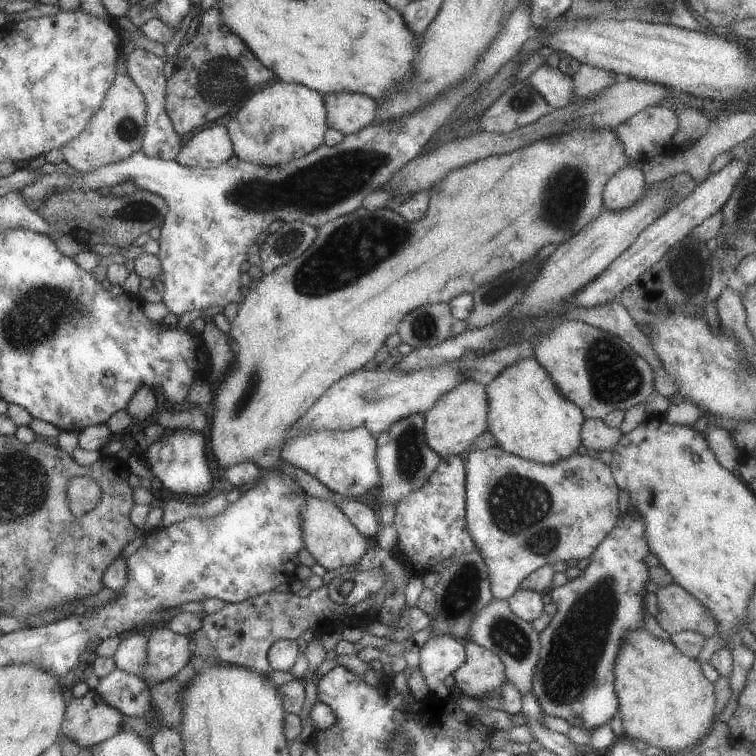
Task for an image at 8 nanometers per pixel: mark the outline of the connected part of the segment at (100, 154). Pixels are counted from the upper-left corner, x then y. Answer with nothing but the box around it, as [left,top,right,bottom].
[58,75,147,173]

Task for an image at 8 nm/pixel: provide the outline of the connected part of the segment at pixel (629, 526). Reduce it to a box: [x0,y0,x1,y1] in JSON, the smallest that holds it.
[531,506,650,731]

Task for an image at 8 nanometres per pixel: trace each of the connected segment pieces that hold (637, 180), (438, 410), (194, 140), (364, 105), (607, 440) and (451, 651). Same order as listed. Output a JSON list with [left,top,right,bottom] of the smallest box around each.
[[602,165,644,210],[422,380,488,458],[173,125,231,169],[321,92,374,135],[580,419,622,455],[417,635,463,701]]

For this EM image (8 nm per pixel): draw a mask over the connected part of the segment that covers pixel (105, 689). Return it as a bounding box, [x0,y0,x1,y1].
[94,668,152,718]

